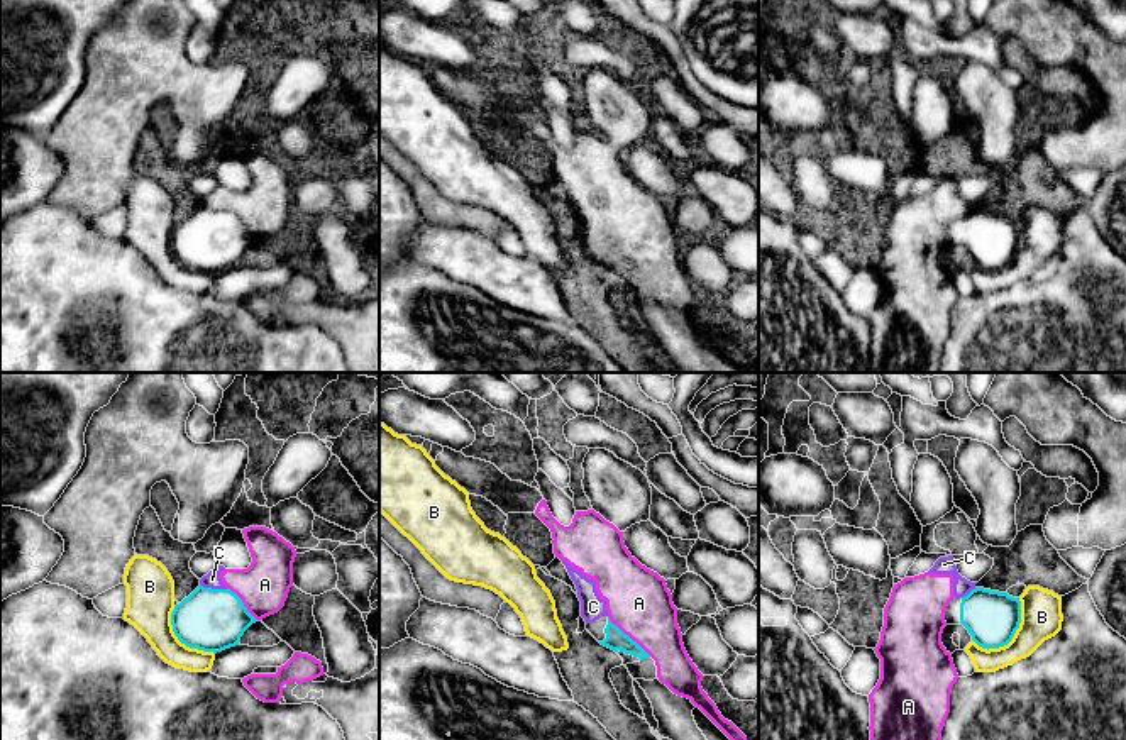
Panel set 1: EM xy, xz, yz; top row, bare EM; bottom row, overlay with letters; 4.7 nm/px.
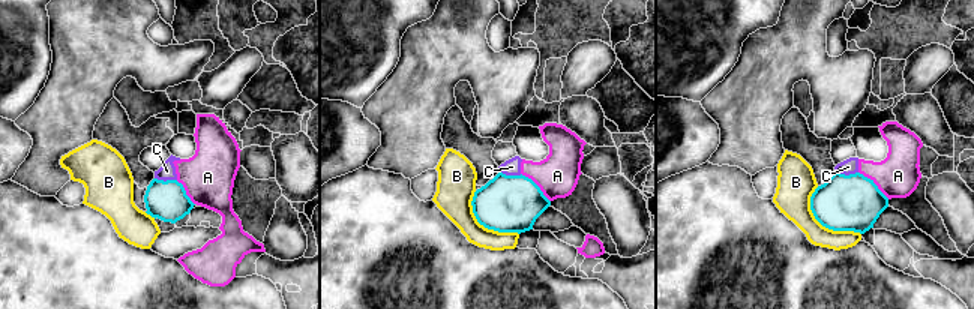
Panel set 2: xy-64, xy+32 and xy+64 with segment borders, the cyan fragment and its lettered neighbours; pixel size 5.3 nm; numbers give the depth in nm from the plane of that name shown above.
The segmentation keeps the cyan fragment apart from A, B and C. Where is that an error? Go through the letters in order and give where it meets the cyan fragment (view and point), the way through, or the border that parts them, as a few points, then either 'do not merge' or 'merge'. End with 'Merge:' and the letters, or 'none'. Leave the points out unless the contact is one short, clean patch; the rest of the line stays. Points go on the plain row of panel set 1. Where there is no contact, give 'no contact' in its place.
A: xz (627, 256) | do not merge
B: yz (1013, 256) | along yz (1020, 219), (1020, 248), (1015, 256), (1003, 266), (979, 268) | do not merge
C: xy (214, 210) | along xy (200, 205), (226, 210) | do not merge
Merge: none

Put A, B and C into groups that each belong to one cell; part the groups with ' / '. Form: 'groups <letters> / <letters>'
groups A C / B

